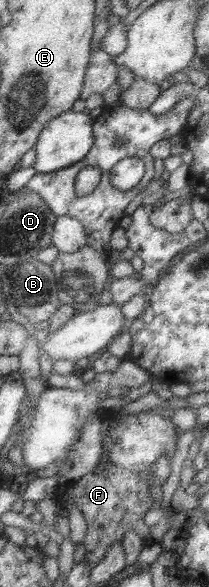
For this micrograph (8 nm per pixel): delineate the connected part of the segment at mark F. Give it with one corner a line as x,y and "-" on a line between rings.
149,412
138,413
128,419
125,415
122,422
115,421
111,431
103,438
103,451
108,452
108,465
100,473
94,470
88,475
66,484
68,503
75,503
84,515
87,528
83,536
85,549
84,560
88,569
92,569
100,557
108,551
114,542
121,543
129,530
146,543
152,542
149,528
144,524
146,511
153,509
154,500
150,496
150,470
159,459
170,461
176,451
178,434
170,419
160,414

